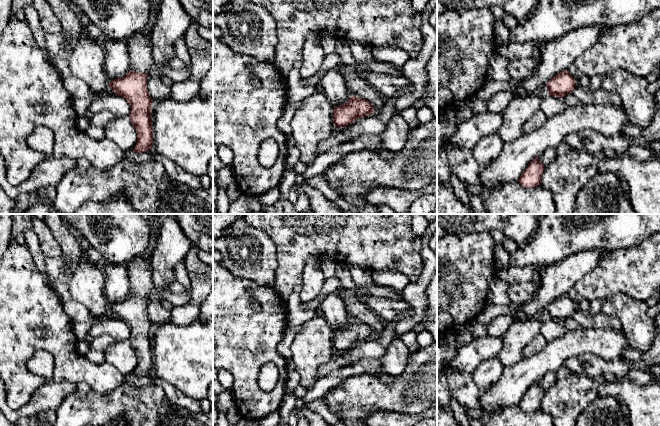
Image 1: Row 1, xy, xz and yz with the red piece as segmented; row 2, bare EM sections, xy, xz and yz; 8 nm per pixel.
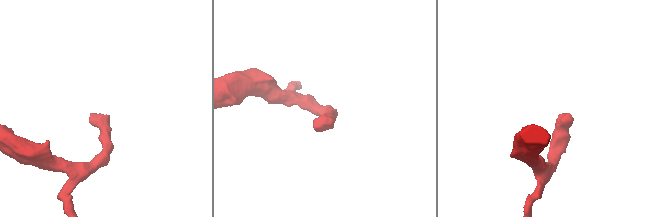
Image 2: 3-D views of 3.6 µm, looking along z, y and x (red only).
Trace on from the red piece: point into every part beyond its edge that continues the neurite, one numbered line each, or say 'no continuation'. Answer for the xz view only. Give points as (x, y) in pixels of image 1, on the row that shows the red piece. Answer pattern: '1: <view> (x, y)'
no continuation

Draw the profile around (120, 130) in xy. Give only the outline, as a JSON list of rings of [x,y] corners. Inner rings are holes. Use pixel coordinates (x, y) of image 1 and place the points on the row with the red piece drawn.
[[[129,116],[115,117],[104,129],[105,137],[115,142],[124,152],[135,147],[137,132]]]

